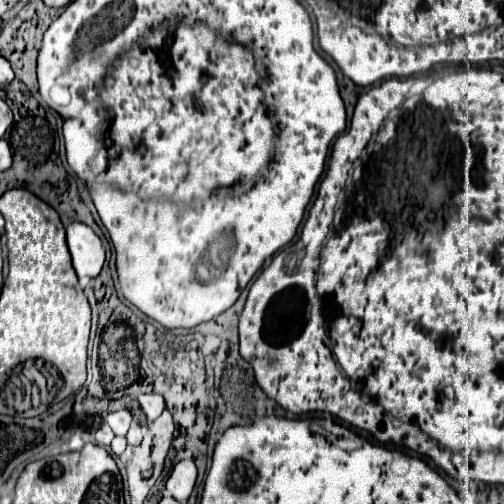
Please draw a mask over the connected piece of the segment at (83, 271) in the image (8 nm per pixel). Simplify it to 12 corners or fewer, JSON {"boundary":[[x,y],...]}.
{"boundary":[[81,221],[69,223],[67,245],[83,283],[105,261],[101,239]]}

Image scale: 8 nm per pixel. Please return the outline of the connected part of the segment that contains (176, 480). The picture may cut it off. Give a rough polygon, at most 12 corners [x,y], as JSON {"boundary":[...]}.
{"boundary":[[191,459],[179,461],[169,479],[167,491],[187,503],[197,467]]}

